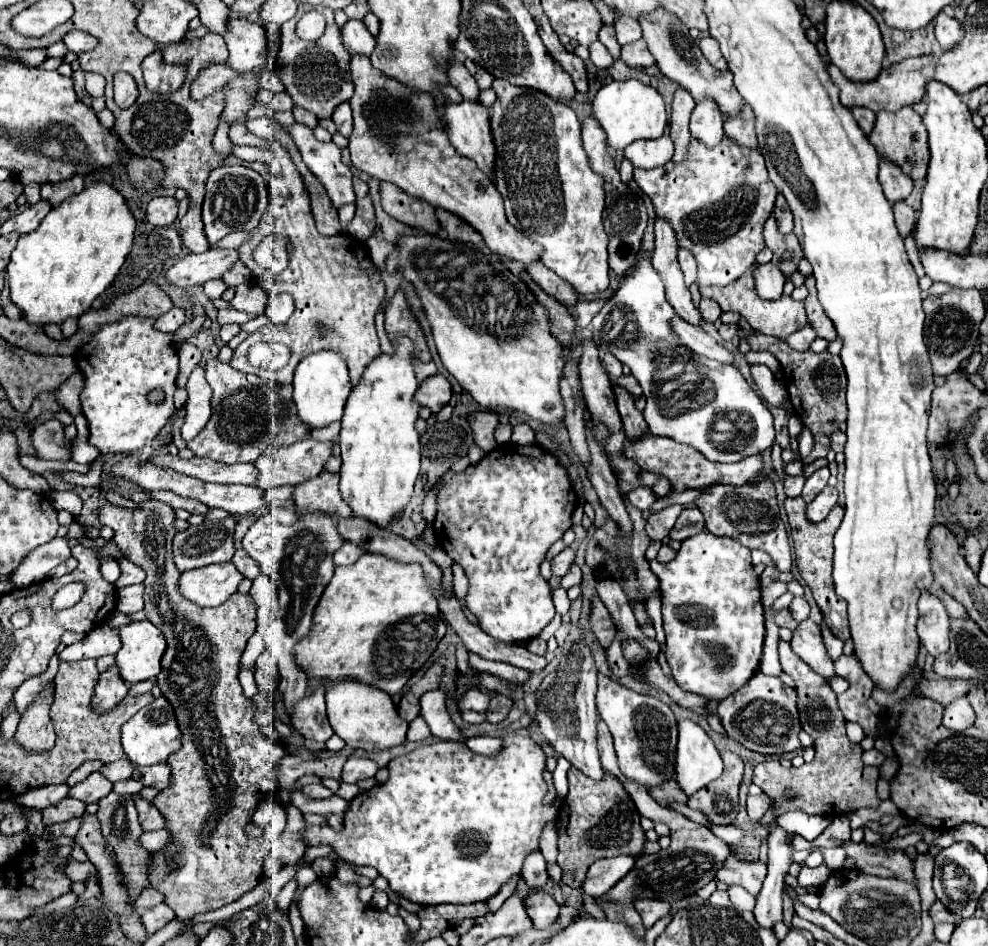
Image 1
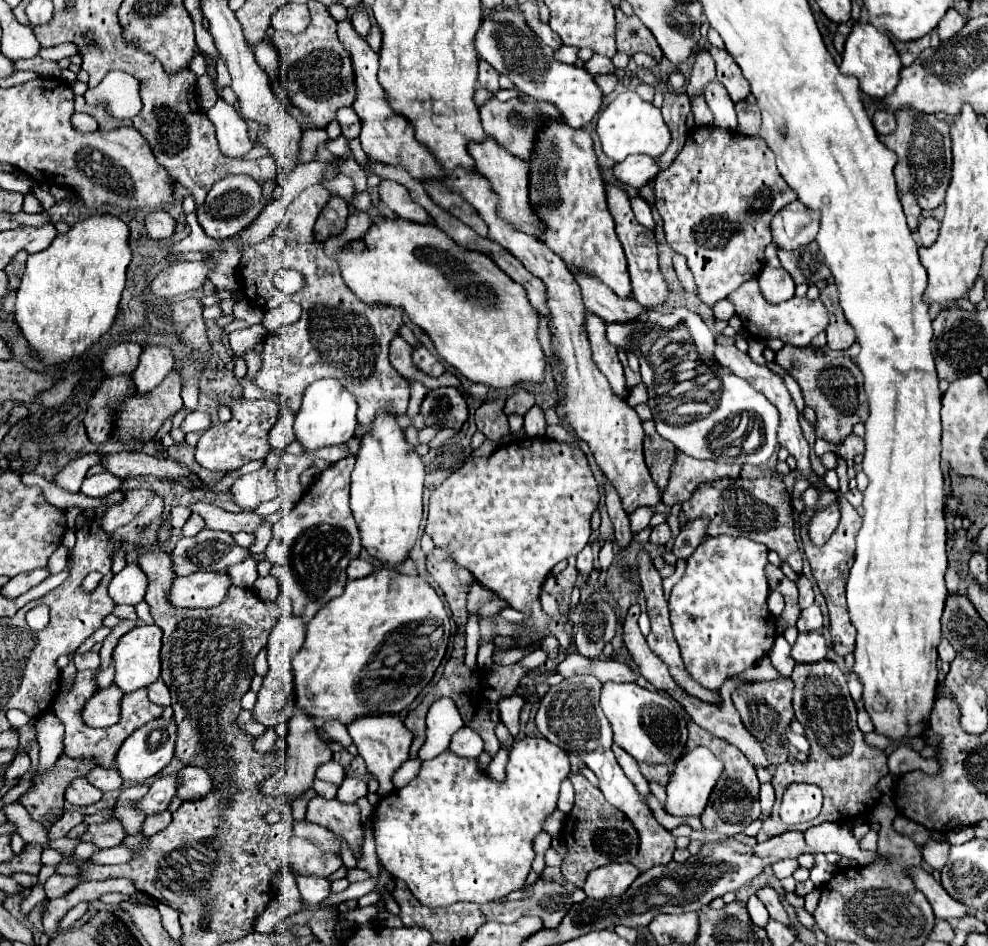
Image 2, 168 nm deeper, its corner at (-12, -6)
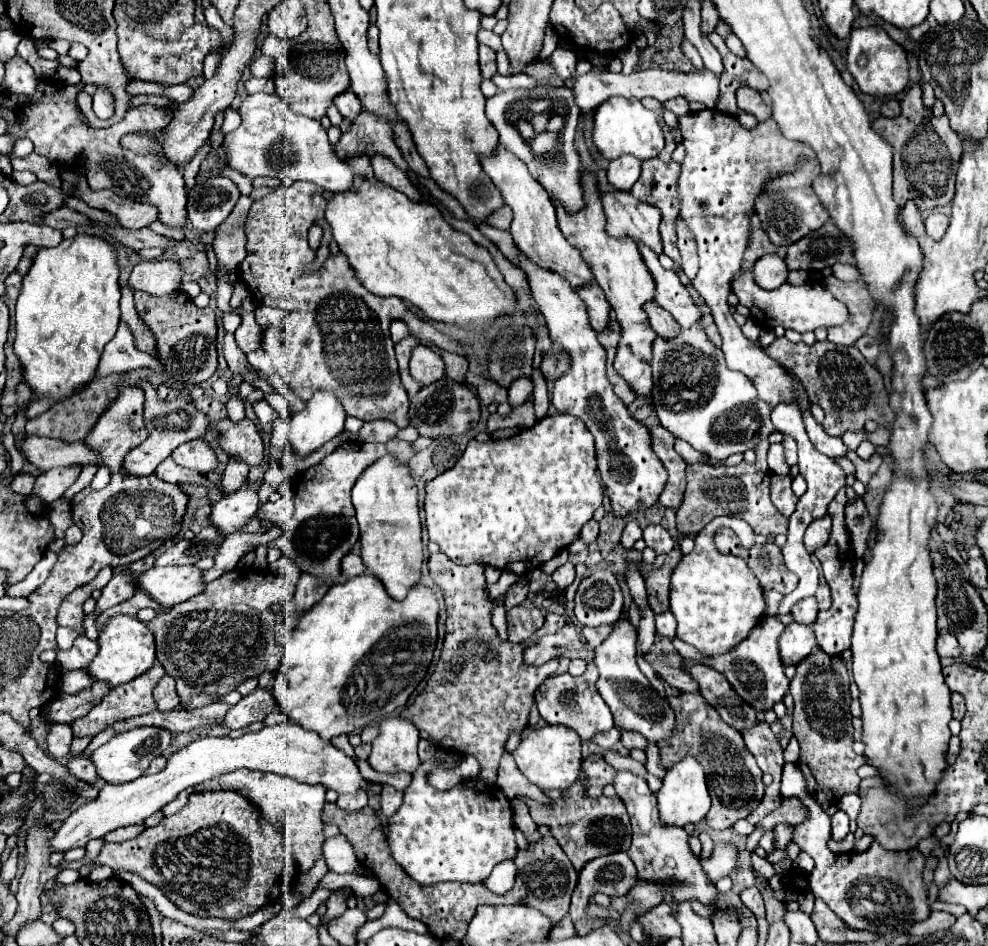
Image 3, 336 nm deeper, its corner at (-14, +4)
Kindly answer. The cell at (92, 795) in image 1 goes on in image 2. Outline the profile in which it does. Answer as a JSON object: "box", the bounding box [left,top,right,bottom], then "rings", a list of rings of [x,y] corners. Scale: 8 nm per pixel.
{"box":[64,778,102,806],"rings":[[[76,778],[74,782],[70,782],[70,786],[66,788],[66,794],[64,794],[64,800],[74,806],[90,806],[90,804],[98,802],[100,798],[102,798],[102,792],[96,786],[90,786],[90,782],[86,782],[86,778]]]}

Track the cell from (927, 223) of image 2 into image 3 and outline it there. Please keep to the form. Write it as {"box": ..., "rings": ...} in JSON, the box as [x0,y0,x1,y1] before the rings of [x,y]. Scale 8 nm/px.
{"box":[926,212,950,240],"rings":[[[940,212],[930,214],[930,216],[926,218],[926,232],[928,232],[928,236],[934,238],[934,240],[940,240],[940,238],[944,236],[946,228],[948,228],[948,222],[950,222],[948,216],[944,216],[944,214],[940,214]]]}

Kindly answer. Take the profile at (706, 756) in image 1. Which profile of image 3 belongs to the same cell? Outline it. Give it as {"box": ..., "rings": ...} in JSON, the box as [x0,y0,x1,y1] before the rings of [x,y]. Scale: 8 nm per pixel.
{"box":[656,754,710,826],"rings":[[[686,754],[680,762],[676,762],[666,772],[664,784],[656,792],[656,798],[658,798],[660,820],[666,822],[666,824],[684,826],[686,822],[698,822],[698,820],[702,820],[708,814],[708,808],[710,808],[710,796],[708,796],[704,766],[692,754]]]}

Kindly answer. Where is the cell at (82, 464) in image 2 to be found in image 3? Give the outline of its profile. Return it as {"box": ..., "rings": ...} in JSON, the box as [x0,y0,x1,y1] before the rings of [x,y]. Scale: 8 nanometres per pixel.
{"box":[34,464,82,504],"rings":[[[72,464],[72,466],[60,466],[60,468],[52,468],[52,470],[46,470],[42,472],[38,478],[36,478],[36,486],[34,486],[34,492],[46,502],[46,504],[52,504],[54,500],[62,498],[62,494],[78,480],[82,468],[80,464]]]}

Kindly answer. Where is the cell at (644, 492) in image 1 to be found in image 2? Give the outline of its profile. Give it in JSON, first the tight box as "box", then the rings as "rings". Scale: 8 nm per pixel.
{"box":[630,508,654,534],"rings":[[[638,508],[638,510],[634,510],[634,512],[630,514],[630,528],[632,528],[632,534],[642,532],[642,530],[648,526],[652,514],[654,514],[652,508]]]}

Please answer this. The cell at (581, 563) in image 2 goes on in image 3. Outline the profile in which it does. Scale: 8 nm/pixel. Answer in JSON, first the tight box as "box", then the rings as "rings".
{"box":[580,520,598,546],"rings":[[[596,520],[586,522],[584,528],[582,528],[582,532],[580,532],[580,540],[582,540],[586,546],[590,546],[592,542],[596,542],[596,536],[598,536],[598,522],[596,522]]]}

